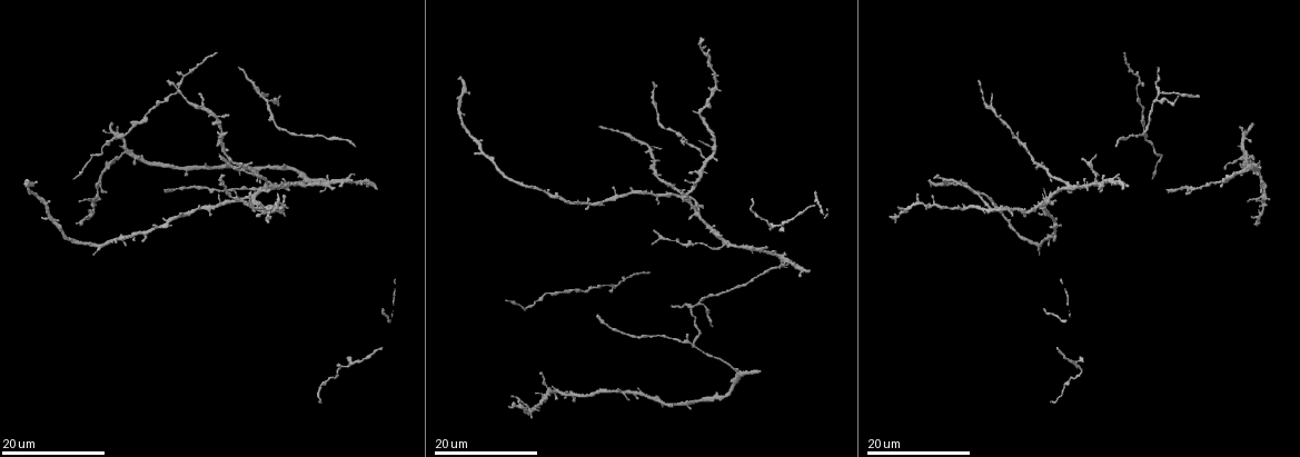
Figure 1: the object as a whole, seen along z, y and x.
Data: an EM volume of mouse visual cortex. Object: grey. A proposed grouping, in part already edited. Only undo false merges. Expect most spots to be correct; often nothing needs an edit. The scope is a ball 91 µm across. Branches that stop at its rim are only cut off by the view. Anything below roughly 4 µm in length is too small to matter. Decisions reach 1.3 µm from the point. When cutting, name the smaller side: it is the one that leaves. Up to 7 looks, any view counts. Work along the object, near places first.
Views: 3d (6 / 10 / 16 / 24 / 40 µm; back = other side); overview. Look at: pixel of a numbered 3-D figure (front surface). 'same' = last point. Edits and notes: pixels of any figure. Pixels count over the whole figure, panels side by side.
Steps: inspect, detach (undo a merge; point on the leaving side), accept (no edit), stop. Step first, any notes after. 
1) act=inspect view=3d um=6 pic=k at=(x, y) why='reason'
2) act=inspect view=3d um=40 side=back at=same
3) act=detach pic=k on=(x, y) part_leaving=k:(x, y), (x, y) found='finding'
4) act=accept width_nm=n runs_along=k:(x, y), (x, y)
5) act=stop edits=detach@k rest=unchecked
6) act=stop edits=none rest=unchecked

act=inspect view=3d um=16 pic=1 at=(339, 370) why='three-way junction'

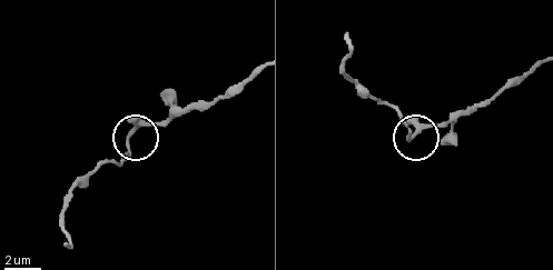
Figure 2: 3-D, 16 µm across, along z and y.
act=inspect view=3d um=10 pic=2 at=(133, 129) why='closer look'

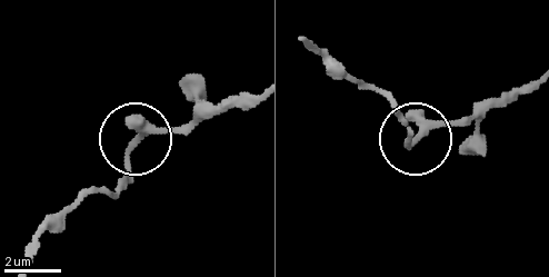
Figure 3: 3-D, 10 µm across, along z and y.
act=accept found='continuous, no second cell'

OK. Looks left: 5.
act=inspect view=3d um=24 pic=1 at=(786, 259) why='side arm on a straight run'

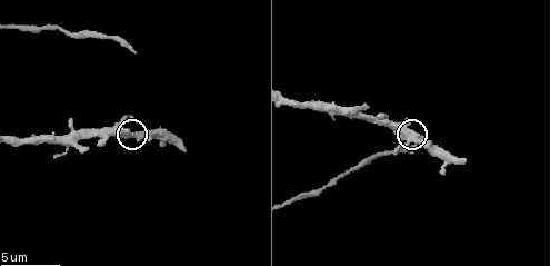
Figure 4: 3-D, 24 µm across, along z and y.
act=inspect view=3d um=6 pic=4 at=(411, 131) why='zoom in'

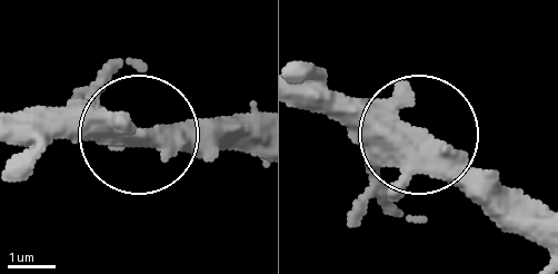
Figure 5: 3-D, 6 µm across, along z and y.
act=accept found='continuous, no second cell'

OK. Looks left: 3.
act=inspect view=3d um=16 pic=1 at=(698, 216) why='four-way junction'

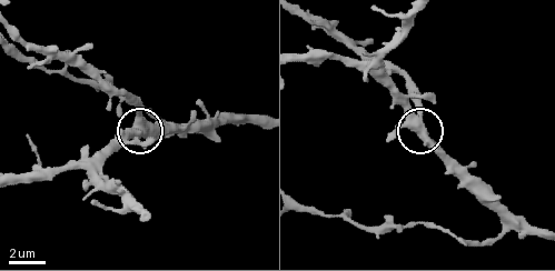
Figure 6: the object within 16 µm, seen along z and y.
act=inspect view=3d um=6 pic=6 at=(415, 128)

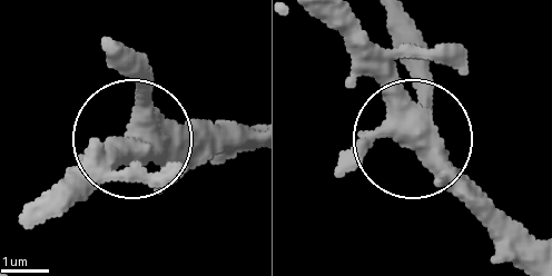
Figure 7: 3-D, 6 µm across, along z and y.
act=accept runs_along=7:(249, 129), (134, 134), (141, 62) found='all the same cell'

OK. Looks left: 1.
act=stop edits=none rest=unchecked

